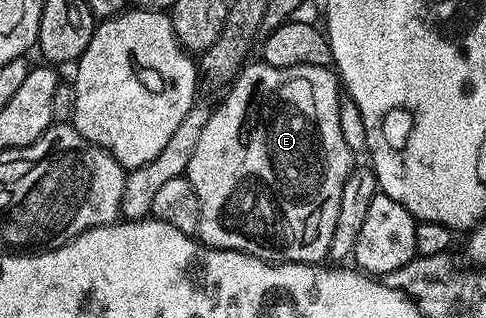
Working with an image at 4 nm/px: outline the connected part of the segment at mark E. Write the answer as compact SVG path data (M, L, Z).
M247 63L225 94L227 98L210 110L185 174L201 203L198 240L213 249L241 251L272 263L322 262L323 256L331 252L341 190L353 168L353 154L341 131L338 76L325 65L275 67Z

